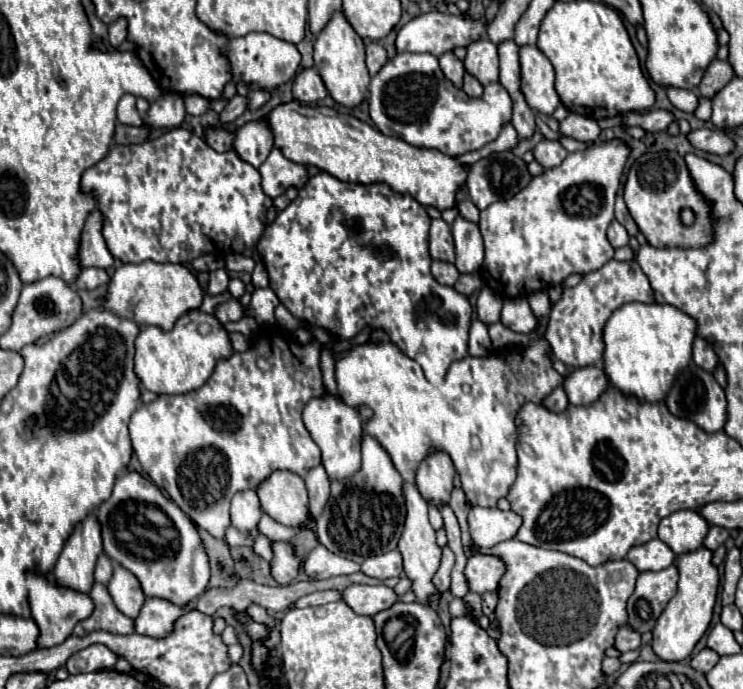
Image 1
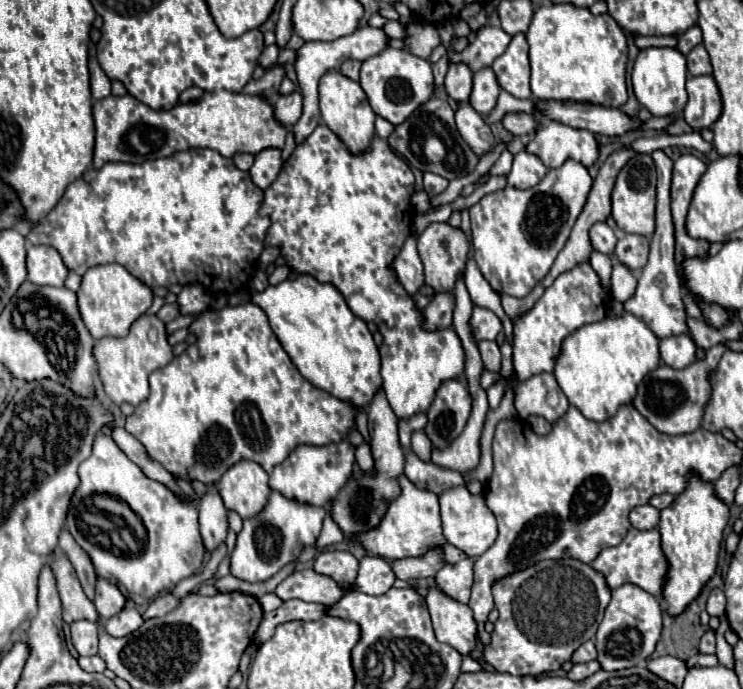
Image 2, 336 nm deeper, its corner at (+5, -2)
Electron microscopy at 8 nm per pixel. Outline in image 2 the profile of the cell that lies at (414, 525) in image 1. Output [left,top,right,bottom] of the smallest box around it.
[425,585,477,657]

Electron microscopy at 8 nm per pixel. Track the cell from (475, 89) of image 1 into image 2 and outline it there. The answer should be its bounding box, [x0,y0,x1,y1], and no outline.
[501,113,541,137]

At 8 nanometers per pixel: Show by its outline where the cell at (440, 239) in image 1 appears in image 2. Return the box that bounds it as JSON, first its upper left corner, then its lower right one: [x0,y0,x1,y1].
[417,223,469,291]

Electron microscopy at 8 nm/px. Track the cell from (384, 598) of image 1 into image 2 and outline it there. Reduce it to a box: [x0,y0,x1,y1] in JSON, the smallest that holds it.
[275,569,355,607]

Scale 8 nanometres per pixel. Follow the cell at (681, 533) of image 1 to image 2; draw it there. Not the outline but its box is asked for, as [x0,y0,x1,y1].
[629,505,659,531]

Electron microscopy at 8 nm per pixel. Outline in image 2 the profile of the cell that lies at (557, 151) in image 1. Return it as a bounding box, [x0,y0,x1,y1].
[507,151,547,189]

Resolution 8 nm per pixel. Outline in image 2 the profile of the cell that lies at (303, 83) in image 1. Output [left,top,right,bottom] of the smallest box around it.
[275,91,303,127]

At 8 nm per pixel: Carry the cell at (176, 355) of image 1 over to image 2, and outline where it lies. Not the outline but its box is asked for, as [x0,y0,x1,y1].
[95,315,173,405]

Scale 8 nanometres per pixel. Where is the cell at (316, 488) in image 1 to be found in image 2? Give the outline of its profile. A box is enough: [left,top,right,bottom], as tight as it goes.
[231,491,325,583]

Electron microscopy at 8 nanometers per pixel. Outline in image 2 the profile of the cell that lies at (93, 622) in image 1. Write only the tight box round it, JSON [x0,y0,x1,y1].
[51,551,99,623]

